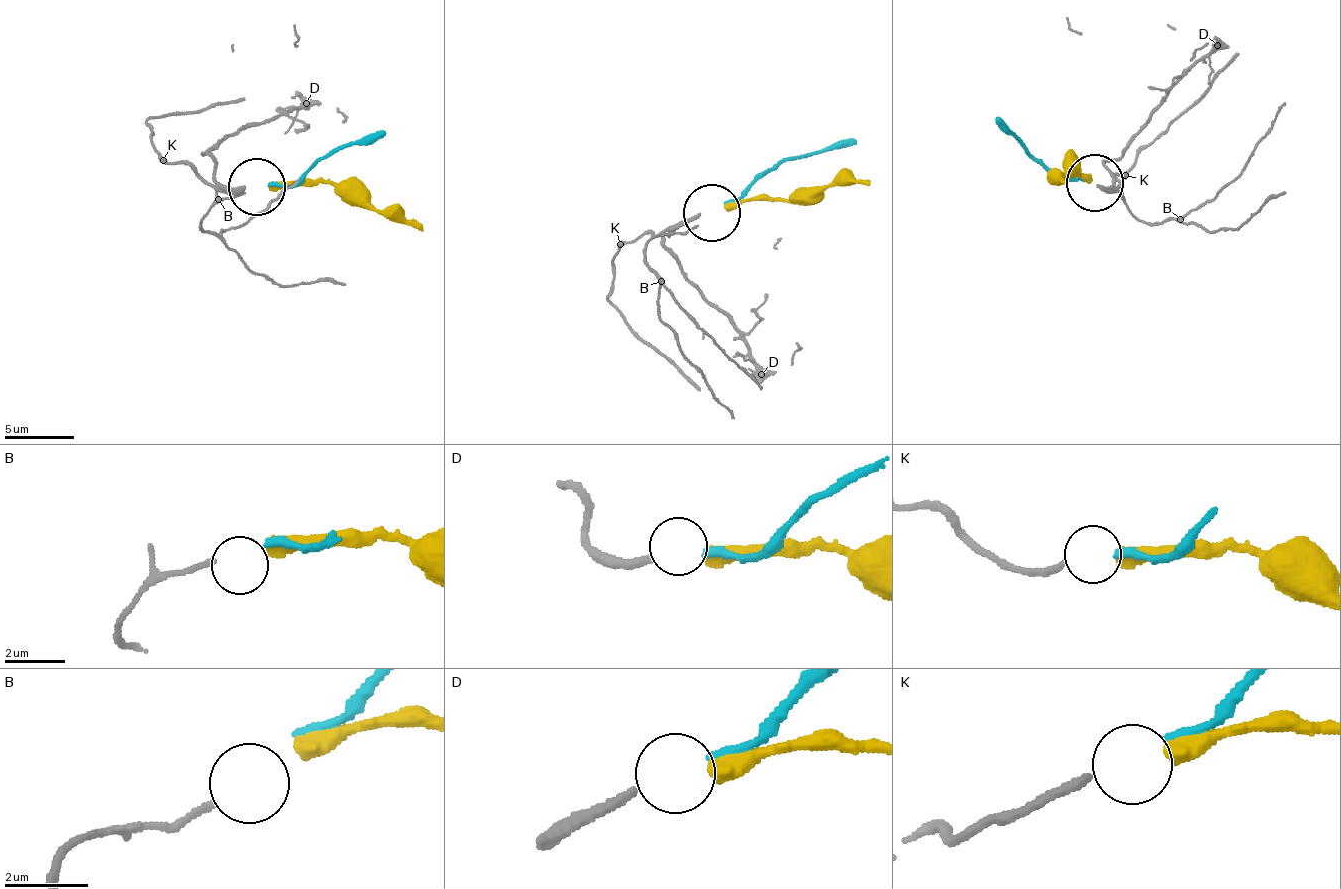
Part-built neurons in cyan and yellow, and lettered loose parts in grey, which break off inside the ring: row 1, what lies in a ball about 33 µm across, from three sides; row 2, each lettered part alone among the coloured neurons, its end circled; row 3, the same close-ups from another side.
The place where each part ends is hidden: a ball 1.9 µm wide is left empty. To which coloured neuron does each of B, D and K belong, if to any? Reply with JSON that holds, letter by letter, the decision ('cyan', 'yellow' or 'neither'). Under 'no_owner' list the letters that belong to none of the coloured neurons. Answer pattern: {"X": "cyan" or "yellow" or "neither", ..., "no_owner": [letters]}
{"B": "neither", "D": "cyan", "K": "neither", "no_owner": ["B", "K"]}

